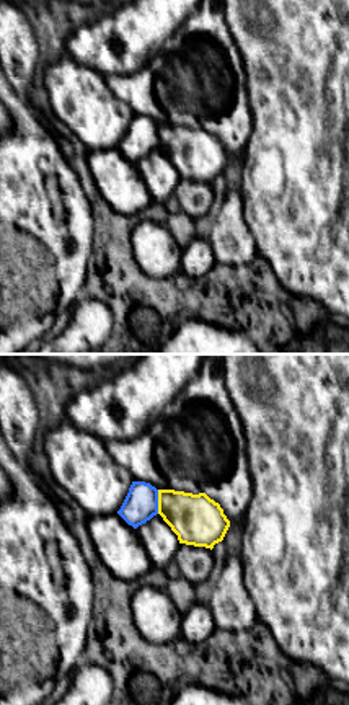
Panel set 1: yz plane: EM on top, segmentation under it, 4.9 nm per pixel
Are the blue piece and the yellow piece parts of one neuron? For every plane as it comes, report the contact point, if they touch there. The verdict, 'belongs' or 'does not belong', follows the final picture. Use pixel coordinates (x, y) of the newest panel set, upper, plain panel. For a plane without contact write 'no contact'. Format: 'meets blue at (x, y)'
meets blue at (157, 136)

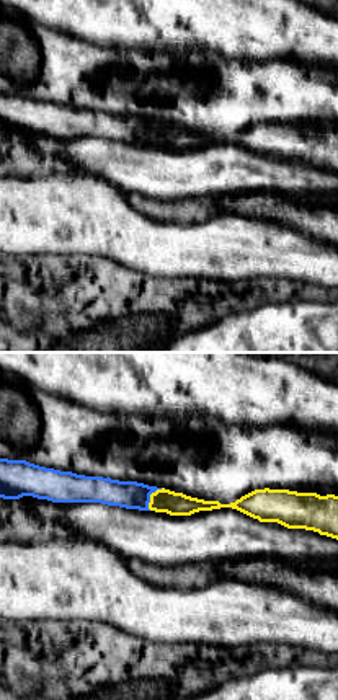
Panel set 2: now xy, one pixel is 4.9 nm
meets blue at (149, 131)

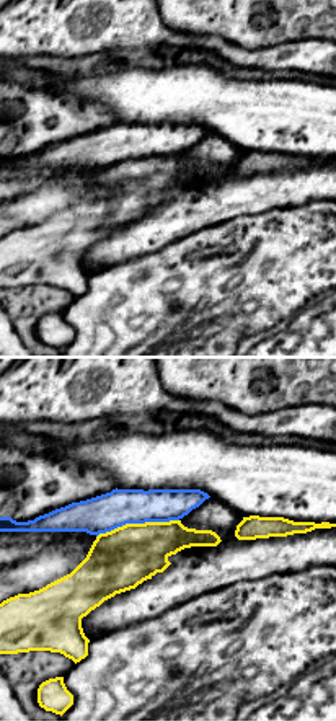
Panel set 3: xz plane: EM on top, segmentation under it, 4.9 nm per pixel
meets blue at (137, 157)

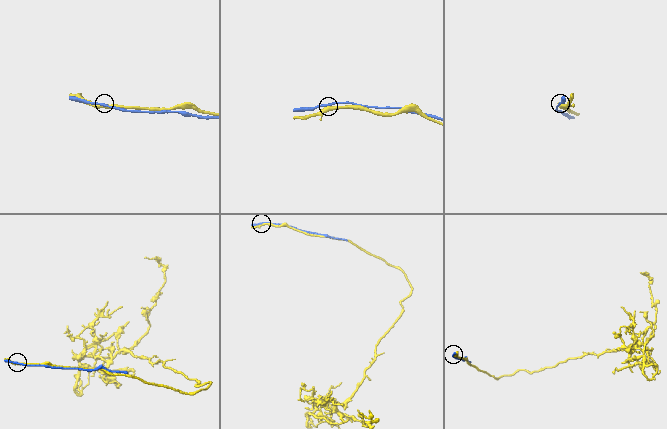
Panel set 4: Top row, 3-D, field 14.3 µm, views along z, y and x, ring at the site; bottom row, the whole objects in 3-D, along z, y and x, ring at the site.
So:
does not belong

